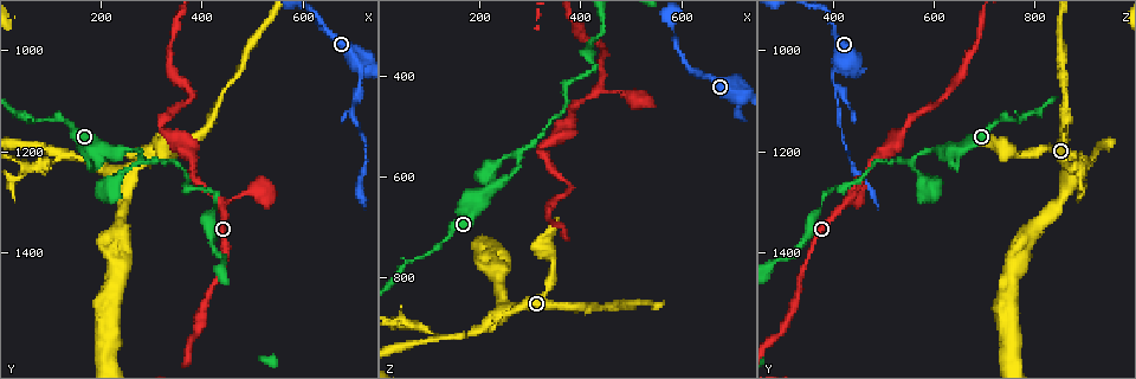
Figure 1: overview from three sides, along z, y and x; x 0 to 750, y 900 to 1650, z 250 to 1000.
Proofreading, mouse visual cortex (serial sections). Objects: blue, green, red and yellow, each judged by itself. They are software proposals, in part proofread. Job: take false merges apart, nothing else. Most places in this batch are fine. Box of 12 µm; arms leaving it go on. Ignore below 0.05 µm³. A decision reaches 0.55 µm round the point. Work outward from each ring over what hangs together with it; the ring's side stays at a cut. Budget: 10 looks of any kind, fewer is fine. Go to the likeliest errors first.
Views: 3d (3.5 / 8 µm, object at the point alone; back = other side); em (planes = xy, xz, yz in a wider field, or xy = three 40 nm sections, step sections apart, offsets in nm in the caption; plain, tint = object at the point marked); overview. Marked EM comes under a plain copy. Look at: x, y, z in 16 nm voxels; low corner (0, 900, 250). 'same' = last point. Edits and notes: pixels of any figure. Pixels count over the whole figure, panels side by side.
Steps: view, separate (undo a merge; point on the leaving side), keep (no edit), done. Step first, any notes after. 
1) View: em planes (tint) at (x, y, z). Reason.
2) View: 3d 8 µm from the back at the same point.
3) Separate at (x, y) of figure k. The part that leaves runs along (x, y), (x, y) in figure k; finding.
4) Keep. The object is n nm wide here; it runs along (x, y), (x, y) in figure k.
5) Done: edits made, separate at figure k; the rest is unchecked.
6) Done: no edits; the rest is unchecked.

View: 3d 3.5 µm at (120, 1205, 915). Three-way junction.

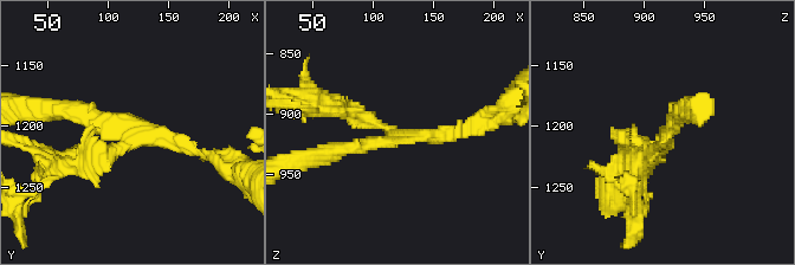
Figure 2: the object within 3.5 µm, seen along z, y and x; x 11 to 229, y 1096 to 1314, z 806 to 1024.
View: em xy step 2 (tint) at (120, 1210, 918). 3 arms meet here; the arms are 200, 200, 200 nm wide; now the EM.

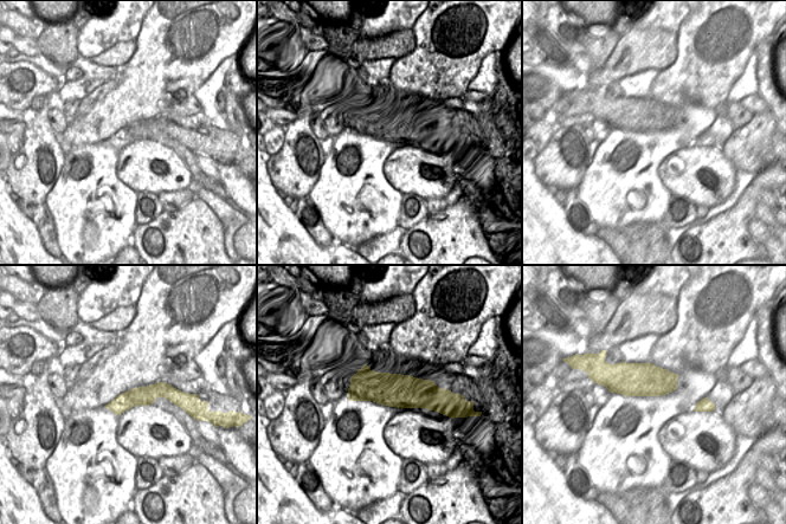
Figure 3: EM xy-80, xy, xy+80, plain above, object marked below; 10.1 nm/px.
Keep. It runs along (350, 390), (424, 393), (440, 405) in figure 3; all the same cell.

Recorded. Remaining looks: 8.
View: 3d 3.5 µm at (705, 1115, 405). A narrow waist.

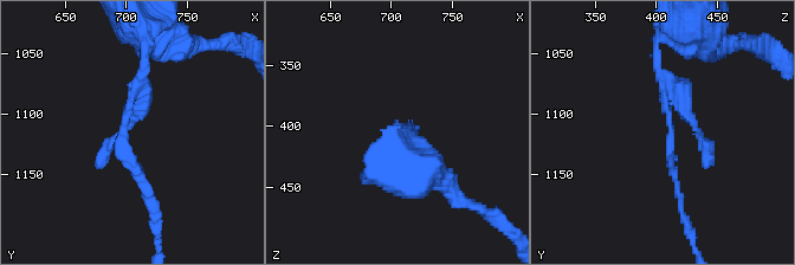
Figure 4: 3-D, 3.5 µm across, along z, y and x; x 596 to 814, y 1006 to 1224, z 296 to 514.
View: em xy step 2 (tint) at (702, 1114, 410). The arms are 100, 150 nm wide; now the EM.

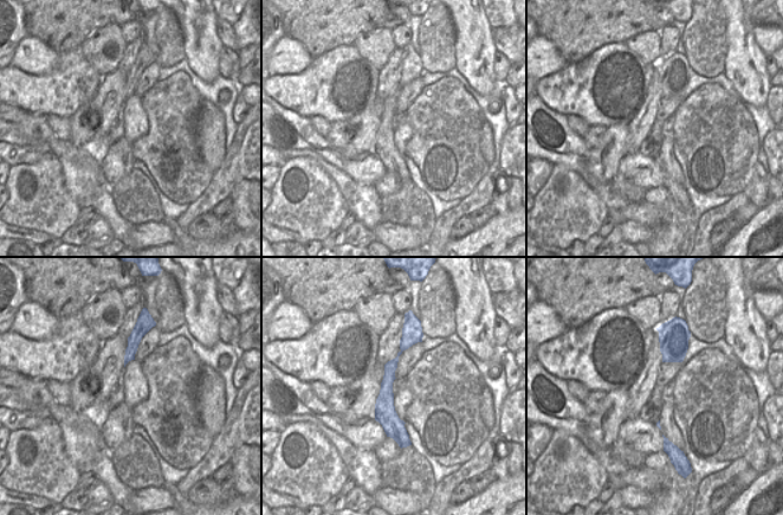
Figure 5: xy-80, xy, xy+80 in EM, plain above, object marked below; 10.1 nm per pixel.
Keep. It runs along (406, 340), (387, 381), (401, 441) in figure 5; one cell here.

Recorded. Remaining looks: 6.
View: 3d 8 µm at (280, 1215, 560). Three-way junction.

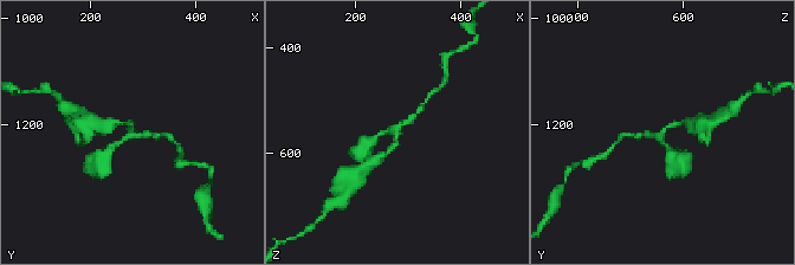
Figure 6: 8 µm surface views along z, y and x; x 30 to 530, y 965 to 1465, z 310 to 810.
View: 3d 3.5 µm at (280, 1220, 555).

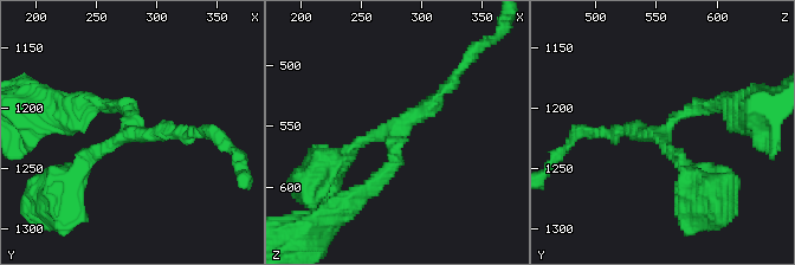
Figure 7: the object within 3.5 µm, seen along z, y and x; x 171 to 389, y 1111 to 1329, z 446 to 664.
Keep. The arms are 150, 150, 200 nm wide; one cell here.

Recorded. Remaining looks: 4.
View: 3d 3.5 µm at (430, 1285, 385). Abrupt turn.

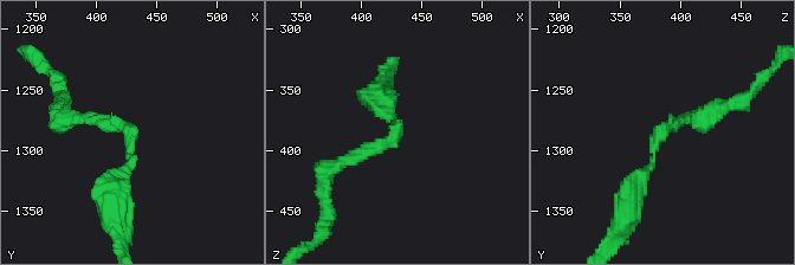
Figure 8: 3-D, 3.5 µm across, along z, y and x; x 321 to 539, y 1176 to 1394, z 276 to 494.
View: em planes (tint) at (426, 1288, 384). The arms are 150, 250 nm wide; now the EM.

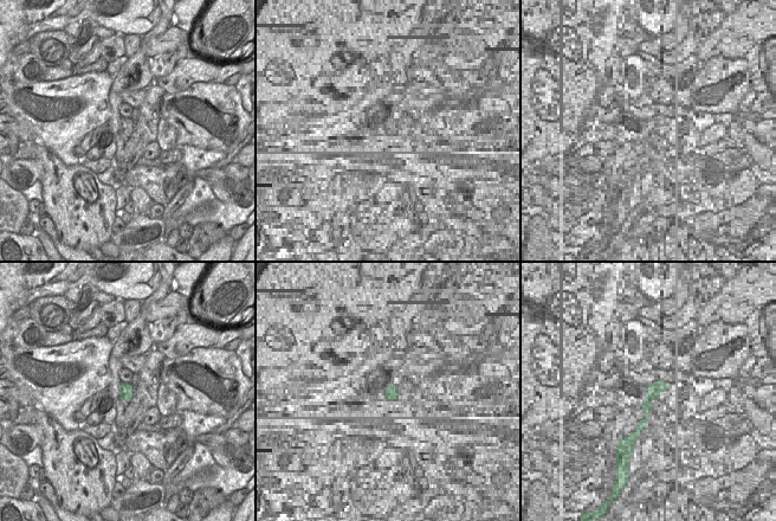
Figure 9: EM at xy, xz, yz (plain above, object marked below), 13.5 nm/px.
View: em xy step 5 (tint) at the same point.

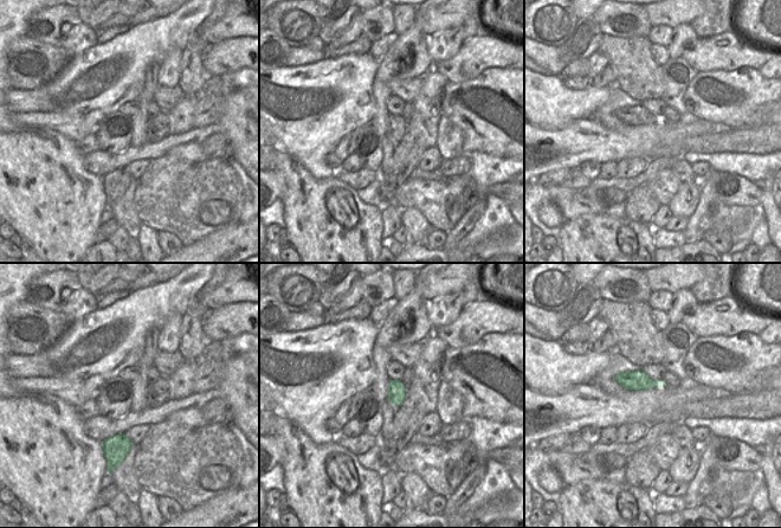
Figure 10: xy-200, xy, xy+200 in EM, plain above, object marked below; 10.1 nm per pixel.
Keep. It runs along (700, 118), (666, 129), (627, 205) in figure 8; all the same cell.

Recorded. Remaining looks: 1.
Done: no edits; the rest is unchecked.

